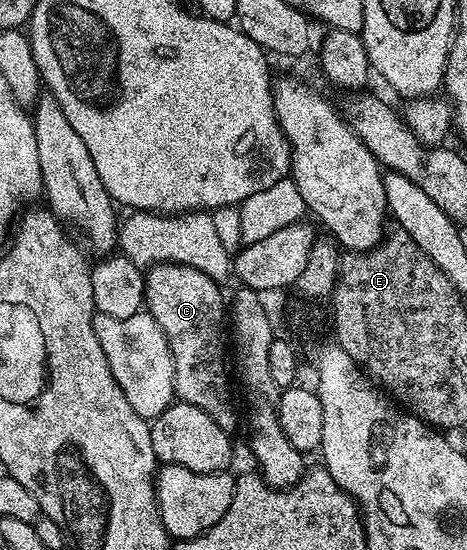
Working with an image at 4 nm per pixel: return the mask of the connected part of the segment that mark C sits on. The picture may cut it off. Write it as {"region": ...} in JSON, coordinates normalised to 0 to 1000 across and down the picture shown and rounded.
{"region":[[[353,478],[349,482],[330,482],[315,491],[308,507],[308,553],[313,565],[328,580],[334,582],[338,591],[347,595],[364,635],[373,645],[373,704],[377,705],[377,722],[383,727],[407,733],[415,740],[424,740],[433,747],[441,747],[441,755],[450,755],[450,762],[458,762],[458,769],[467,769],[467,776],[475,776],[490,791],[503,789],[505,780],[505,736],[497,731],[497,700],[488,695],[488,671],[493,678],[493,649],[480,644],[480,613],[484,620],[484,533],[480,533],[473,520],[458,507],[450,507],[450,500],[441,500],[433,493],[424,493],[405,482],[373,482]]]}

